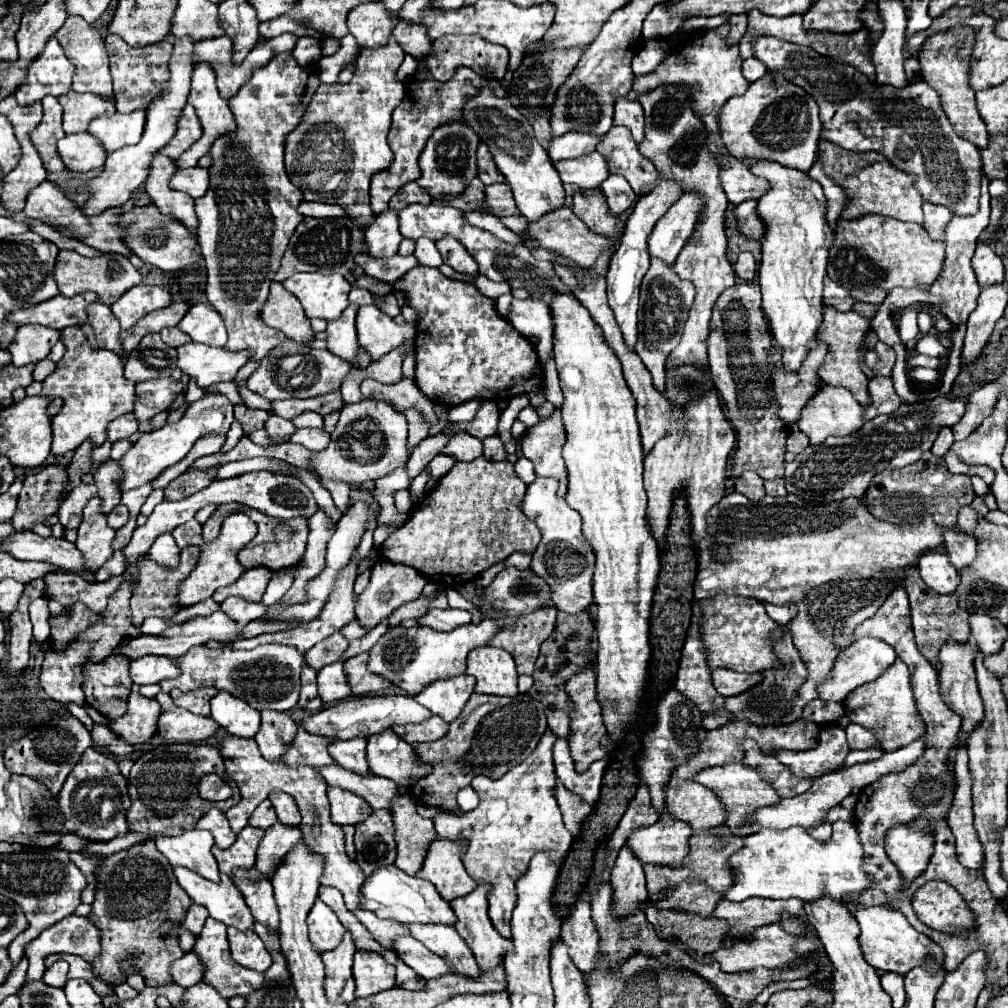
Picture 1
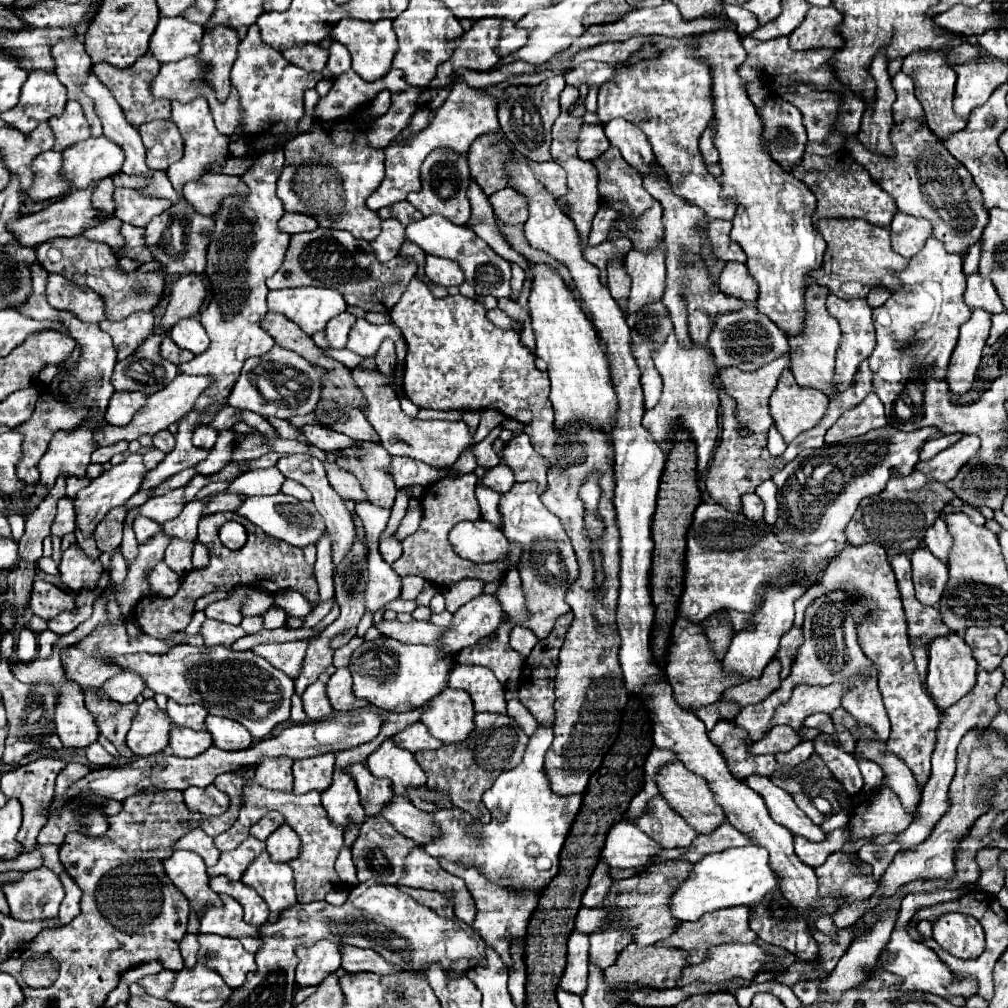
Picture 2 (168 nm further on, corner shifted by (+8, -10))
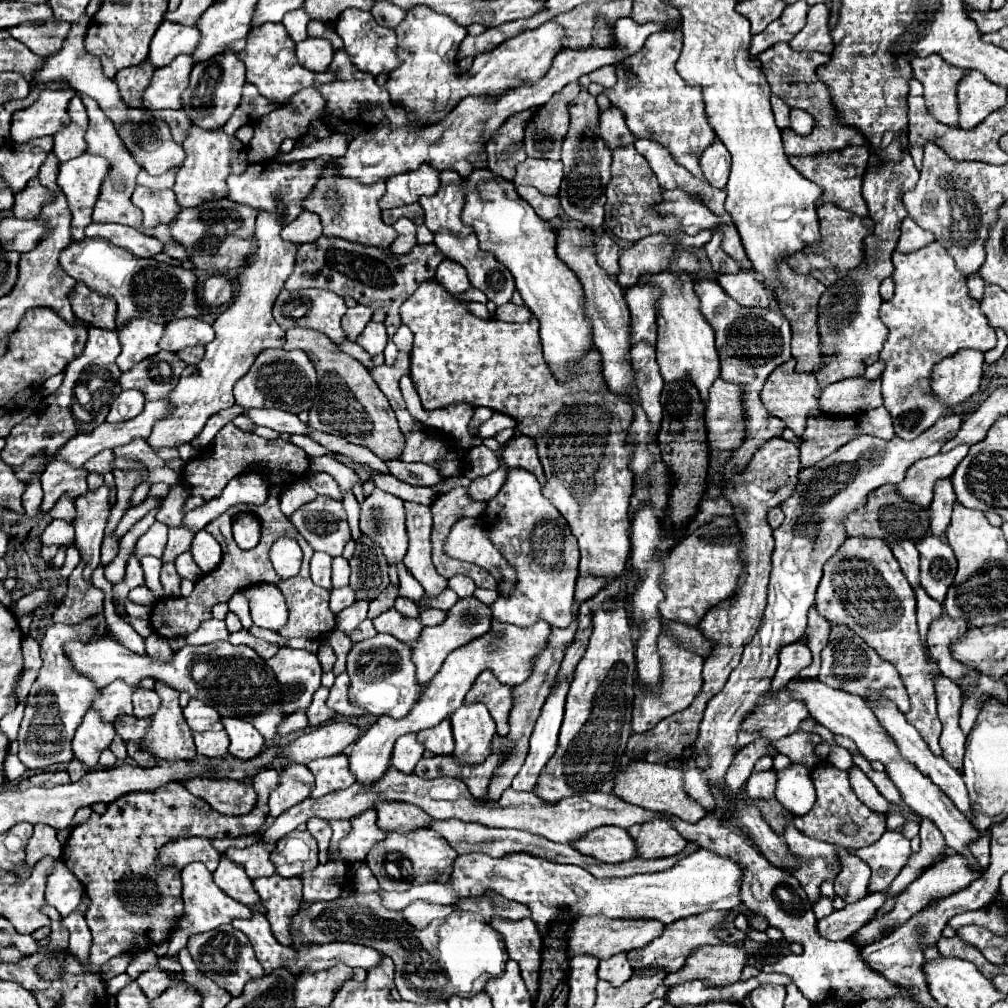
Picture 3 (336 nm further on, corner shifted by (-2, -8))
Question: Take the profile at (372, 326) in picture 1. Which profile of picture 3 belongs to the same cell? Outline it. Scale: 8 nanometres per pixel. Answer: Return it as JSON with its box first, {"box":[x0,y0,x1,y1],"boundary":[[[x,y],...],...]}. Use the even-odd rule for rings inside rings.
{"box":[360,320,386,356],"boundary":[[[370,320],[366,324],[366,328],[362,330],[360,334],[360,346],[370,354],[370,356],[376,356],[376,354],[382,354],[384,352],[384,346],[386,346],[386,328],[384,324],[378,324],[374,320]]]}

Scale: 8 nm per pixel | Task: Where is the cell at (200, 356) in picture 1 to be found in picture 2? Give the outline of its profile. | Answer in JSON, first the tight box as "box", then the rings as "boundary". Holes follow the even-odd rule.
{"box":[94,372,212,446],"boundary":[[[180,372],[166,388],[162,388],[160,392],[146,398],[146,404],[134,414],[130,424],[126,424],[126,426],[104,426],[100,432],[96,432],[96,438],[94,438],[96,446],[112,446],[112,444],[118,444],[120,440],[132,442],[132,440],[138,440],[138,436],[142,436],[142,434],[154,436],[156,432],[166,430],[172,422],[178,422],[182,416],[186,416],[192,410],[196,398],[204,392],[204,388],[210,382],[212,380],[208,380],[206,376],[188,376],[188,374]]]}

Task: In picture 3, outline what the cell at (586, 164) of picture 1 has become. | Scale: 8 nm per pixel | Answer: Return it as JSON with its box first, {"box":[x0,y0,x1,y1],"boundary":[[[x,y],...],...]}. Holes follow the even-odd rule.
{"box":[514,158,564,196],"boundary":[[[526,158],[516,168],[514,184],[526,184],[538,188],[542,194],[554,196],[560,190],[564,176],[562,162],[554,160],[538,160],[538,158]]]}

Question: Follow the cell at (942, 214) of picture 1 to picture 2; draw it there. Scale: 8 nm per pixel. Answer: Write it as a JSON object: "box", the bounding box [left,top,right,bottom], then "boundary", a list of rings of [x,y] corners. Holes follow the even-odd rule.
{"box":[890,212,932,258],"boundary":[[[898,212],[892,218],[892,224],[890,224],[892,248],[902,258],[916,256],[916,252],[920,252],[920,248],[926,244],[930,234],[932,234],[932,226],[924,218],[914,218],[902,212]]]}

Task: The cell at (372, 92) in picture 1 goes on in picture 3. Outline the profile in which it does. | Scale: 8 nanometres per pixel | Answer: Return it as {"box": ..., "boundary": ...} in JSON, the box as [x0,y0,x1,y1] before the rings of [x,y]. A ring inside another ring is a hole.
{"box":[304,164,396,246],"boundary":[[[328,164],[324,166],[322,178],[306,196],[304,200],[304,210],[310,210],[320,216],[324,234],[326,236],[340,236],[350,242],[360,242],[360,244],[372,244],[372,246],[390,246],[396,238],[396,230],[392,226],[386,226],[382,222],[382,210],[378,206],[378,200],[386,192],[386,182],[374,182],[370,186],[354,180],[354,178],[344,178],[338,174],[338,166]]]}

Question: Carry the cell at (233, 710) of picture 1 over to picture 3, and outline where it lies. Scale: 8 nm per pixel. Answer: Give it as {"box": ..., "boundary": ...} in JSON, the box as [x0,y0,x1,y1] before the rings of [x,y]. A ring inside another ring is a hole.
{"box":[222,718,264,758],"boundary":[[[222,718],[224,730],[230,736],[230,748],[228,752],[238,758],[254,758],[260,754],[264,746],[264,738],[260,736],[250,722],[244,722],[242,718]]]}

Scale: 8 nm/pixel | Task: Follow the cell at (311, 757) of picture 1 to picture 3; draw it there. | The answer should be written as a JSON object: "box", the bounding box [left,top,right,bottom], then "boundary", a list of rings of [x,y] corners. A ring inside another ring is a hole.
{"box":[308,754,354,798],"boundary":[[[336,754],[330,758],[318,758],[308,764],[308,770],[316,778],[316,786],[312,790],[312,798],[322,798],[328,792],[344,790],[354,784],[354,776],[348,770],[348,758],[344,754]]]}

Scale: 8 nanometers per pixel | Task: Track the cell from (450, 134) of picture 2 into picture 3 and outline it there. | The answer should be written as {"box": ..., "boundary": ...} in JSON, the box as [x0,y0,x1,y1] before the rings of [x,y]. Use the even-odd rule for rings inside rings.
{"box":[380,166,440,210],"boundary":[[[420,166],[418,170],[390,178],[386,186],[388,190],[380,200],[382,210],[418,202],[420,196],[432,196],[440,186],[440,178],[432,166]]]}

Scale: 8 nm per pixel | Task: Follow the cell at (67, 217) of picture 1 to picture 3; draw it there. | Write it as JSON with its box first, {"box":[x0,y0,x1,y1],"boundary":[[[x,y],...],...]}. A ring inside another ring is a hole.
{"box":[60,238,204,326],"boundary":[[[84,238],[80,242],[72,240],[72,246],[66,246],[60,252],[60,266],[76,282],[84,282],[90,290],[118,304],[118,326],[122,326],[134,316],[142,316],[158,324],[168,324],[178,318],[204,314],[204,310],[196,304],[196,276],[192,270],[164,264],[154,258],[136,258],[128,250],[118,248],[102,238]]]}

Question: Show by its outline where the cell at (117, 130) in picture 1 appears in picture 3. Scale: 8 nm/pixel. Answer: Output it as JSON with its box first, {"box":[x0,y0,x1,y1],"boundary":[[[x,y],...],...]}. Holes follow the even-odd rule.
{"box":[58,152,110,240],"boundary":[[[88,152],[80,154],[78,158],[72,158],[70,162],[60,164],[58,186],[66,194],[68,206],[70,206],[70,212],[72,212],[72,240],[84,238],[84,228],[92,222],[92,210],[94,210],[102,182],[104,182],[108,172],[110,172],[110,162],[106,162],[106,158],[102,158],[98,154],[88,154]]]}

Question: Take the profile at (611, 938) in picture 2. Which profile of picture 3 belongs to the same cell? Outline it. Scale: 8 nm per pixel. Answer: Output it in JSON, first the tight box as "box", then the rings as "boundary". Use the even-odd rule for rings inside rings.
{"box":[598,952,632,986],"boundary":[[[626,952],[614,954],[614,956],[606,958],[606,960],[600,960],[598,978],[608,980],[608,982],[612,982],[614,986],[620,986],[620,984],[626,982],[630,976],[632,976],[632,968],[630,968],[628,954],[626,954]]]}

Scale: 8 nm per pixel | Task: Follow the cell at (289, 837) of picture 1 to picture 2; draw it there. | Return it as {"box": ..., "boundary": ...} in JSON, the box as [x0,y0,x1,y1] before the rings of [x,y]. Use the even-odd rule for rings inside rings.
{"box":[242,852,296,922],"boundary":[[[262,852],[262,856],[250,864],[242,876],[242,884],[254,888],[268,904],[268,922],[276,922],[280,912],[296,902],[292,868],[288,864],[272,864],[268,852]]]}

